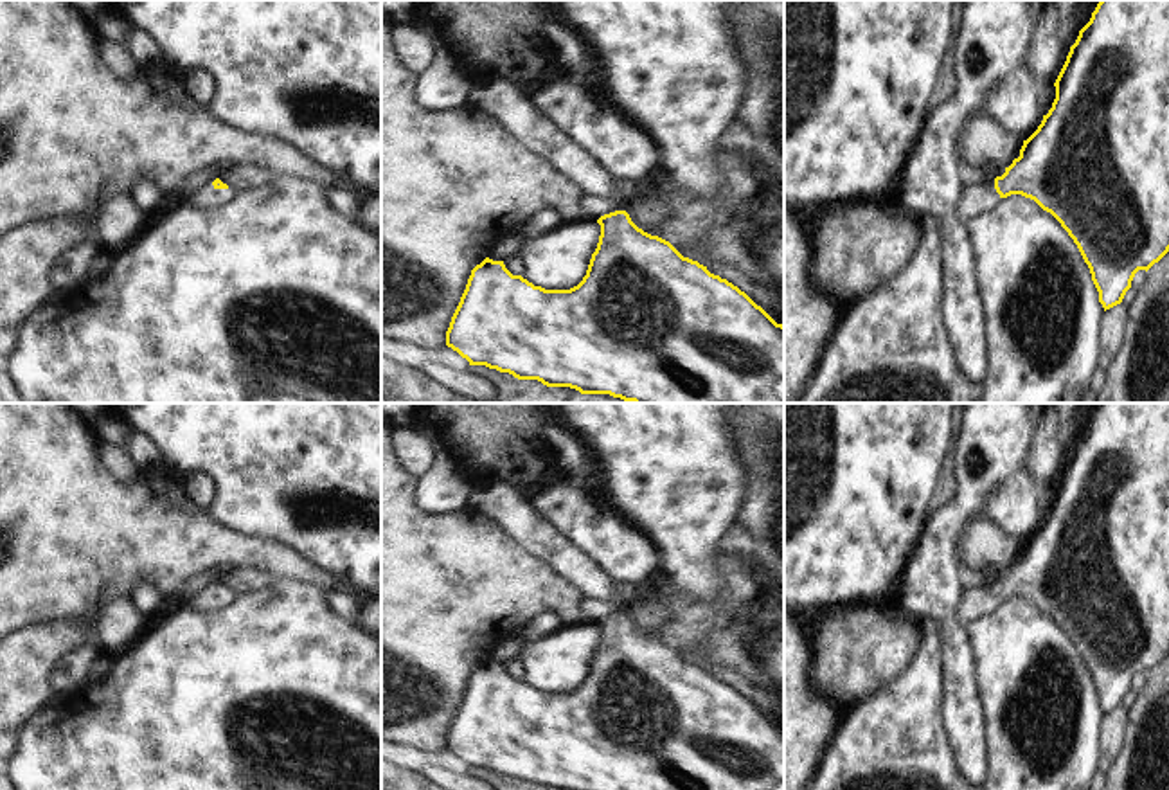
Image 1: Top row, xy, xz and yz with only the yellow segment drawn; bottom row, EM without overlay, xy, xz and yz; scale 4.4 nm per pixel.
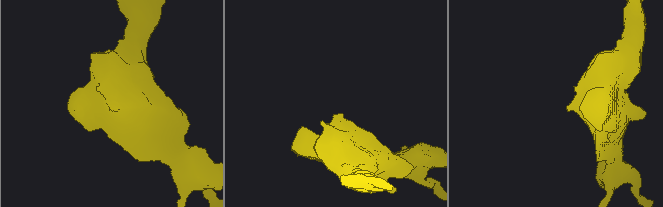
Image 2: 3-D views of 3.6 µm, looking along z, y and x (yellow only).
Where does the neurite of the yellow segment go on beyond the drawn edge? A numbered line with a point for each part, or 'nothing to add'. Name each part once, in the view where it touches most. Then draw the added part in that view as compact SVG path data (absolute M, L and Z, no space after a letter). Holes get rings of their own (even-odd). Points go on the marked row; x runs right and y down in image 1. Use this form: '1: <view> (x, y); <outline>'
1: xy (207, 197); M207 184L196 191L196 194L191 198L191 202L198 209L218 209L225 202L228 202L236 191L232 189L216 189L212 184Z

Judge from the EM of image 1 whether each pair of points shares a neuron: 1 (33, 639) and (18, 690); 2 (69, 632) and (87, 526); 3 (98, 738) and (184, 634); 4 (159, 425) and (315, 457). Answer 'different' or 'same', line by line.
1: same
2: different
3: same
4: same

